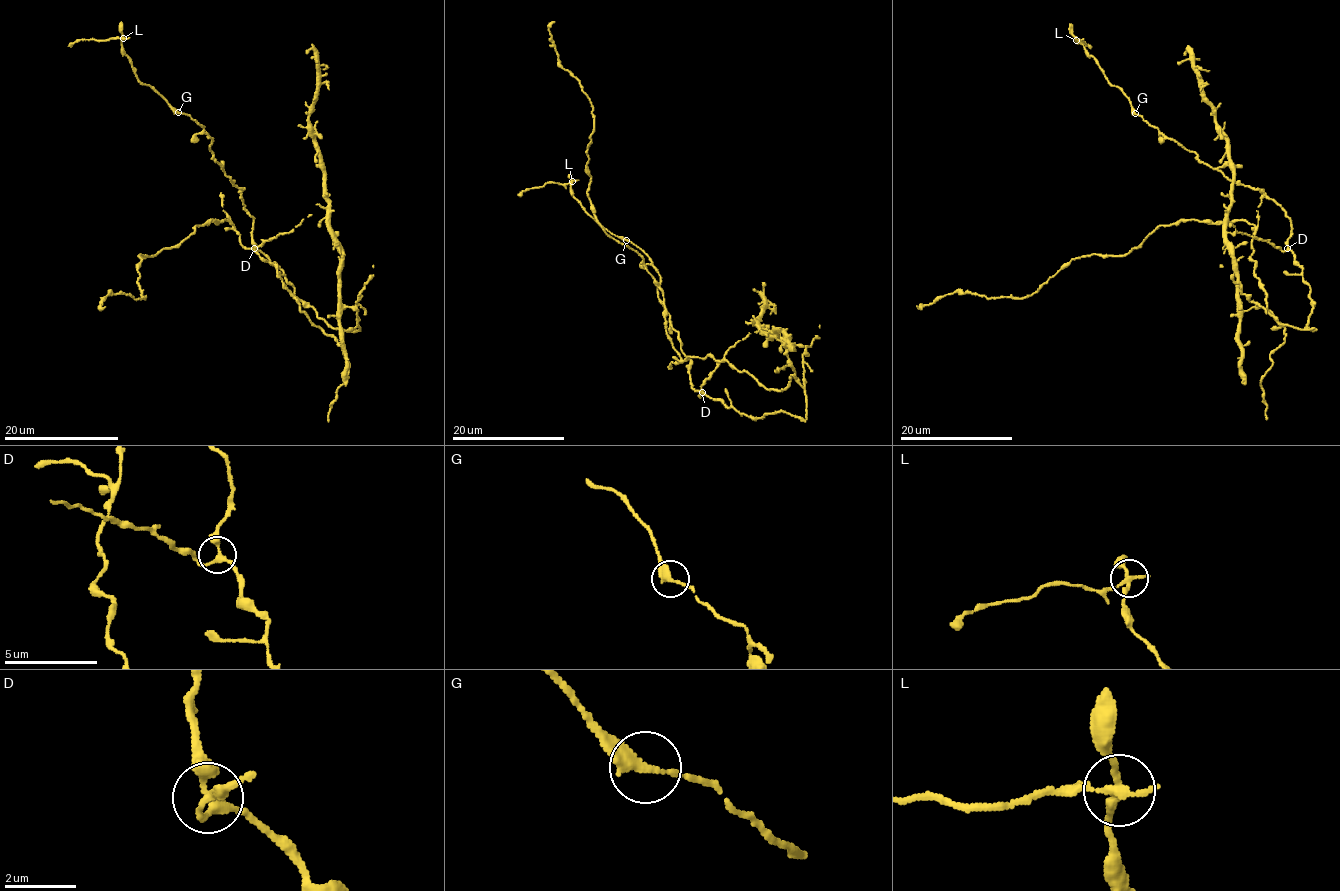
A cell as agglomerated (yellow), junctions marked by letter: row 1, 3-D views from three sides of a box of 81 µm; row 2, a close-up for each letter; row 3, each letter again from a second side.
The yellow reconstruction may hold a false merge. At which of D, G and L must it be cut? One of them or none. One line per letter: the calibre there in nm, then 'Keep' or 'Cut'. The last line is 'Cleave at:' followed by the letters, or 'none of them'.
D: Thickness 260 nm. Keep
G: Thickness 280 nm. Keep
L: Thickness 220 nm. Cut
Cleave at: L

